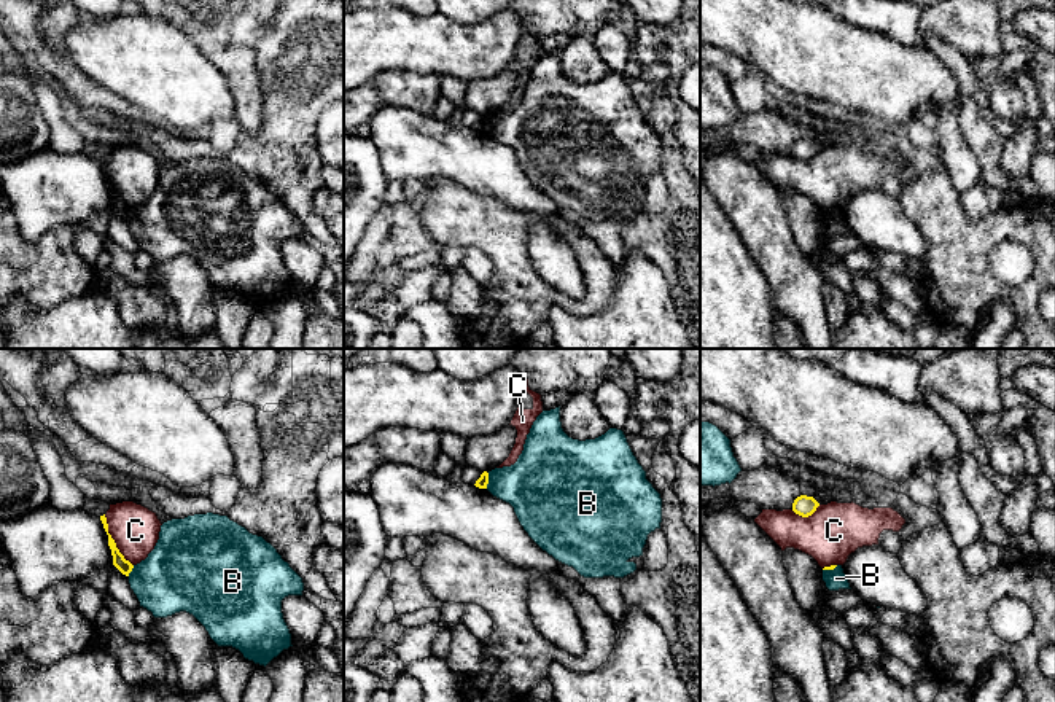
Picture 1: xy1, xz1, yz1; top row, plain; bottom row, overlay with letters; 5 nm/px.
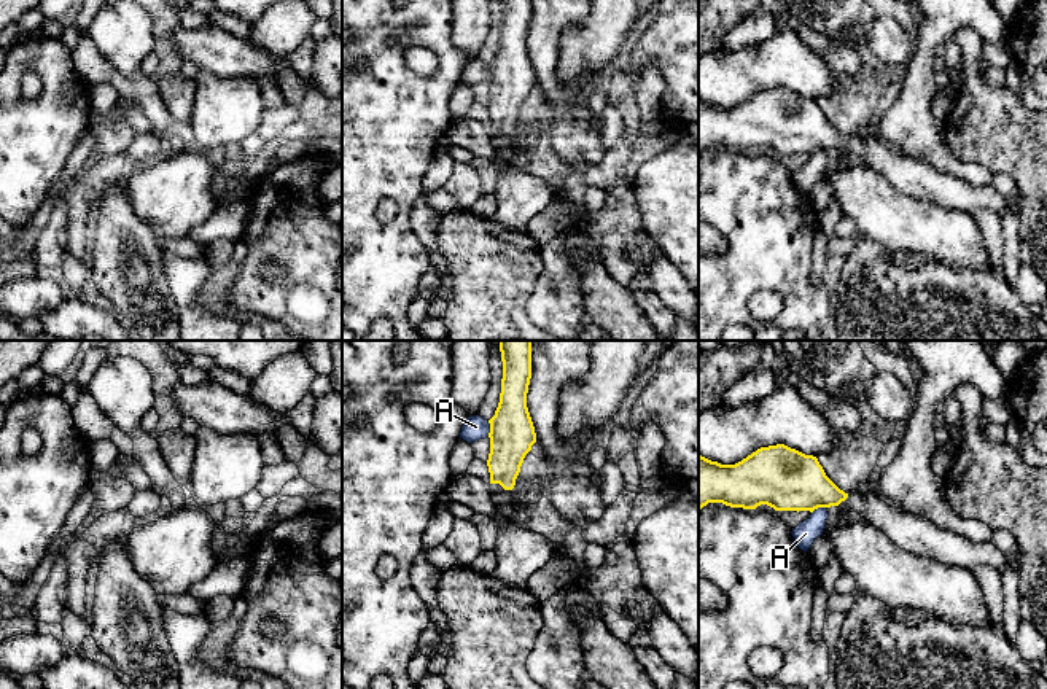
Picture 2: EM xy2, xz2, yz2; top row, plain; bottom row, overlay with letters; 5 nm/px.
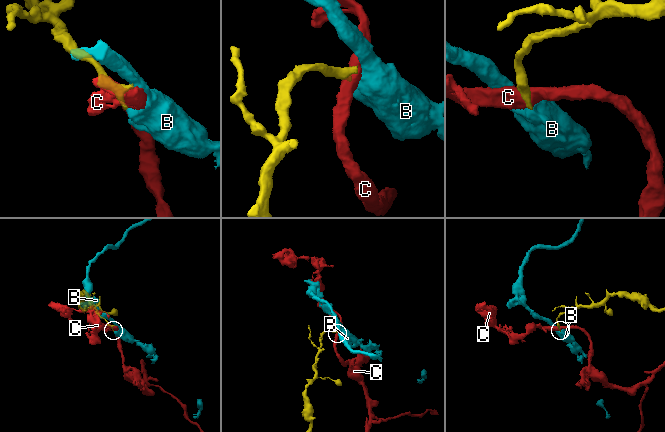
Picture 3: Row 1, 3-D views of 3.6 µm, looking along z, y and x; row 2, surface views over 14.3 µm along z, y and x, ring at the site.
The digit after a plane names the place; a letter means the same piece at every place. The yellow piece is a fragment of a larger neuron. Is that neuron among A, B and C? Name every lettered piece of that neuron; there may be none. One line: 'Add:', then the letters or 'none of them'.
Add: none of them

